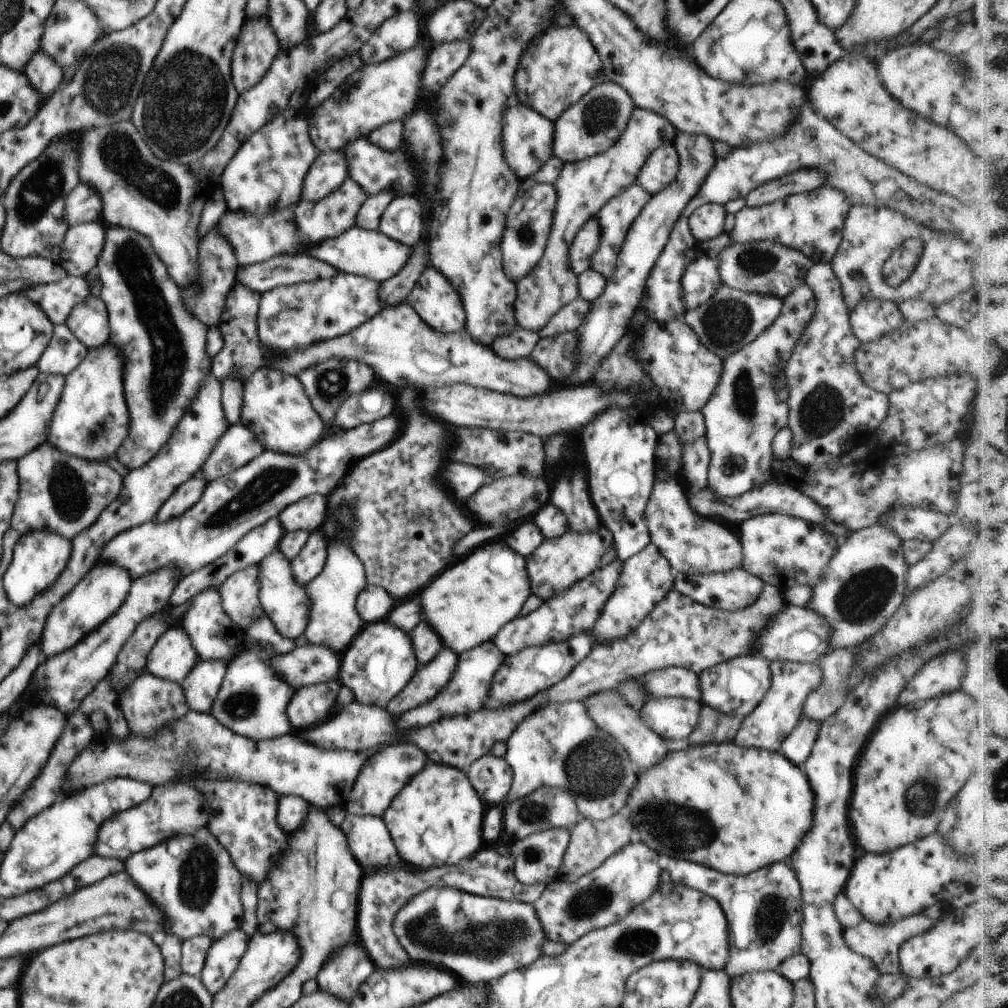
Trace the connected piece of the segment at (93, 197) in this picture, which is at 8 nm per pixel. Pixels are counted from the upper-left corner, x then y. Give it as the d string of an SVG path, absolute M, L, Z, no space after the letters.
M78 183L66 197L65 217L69 226L100 220L101 198L94 187Z

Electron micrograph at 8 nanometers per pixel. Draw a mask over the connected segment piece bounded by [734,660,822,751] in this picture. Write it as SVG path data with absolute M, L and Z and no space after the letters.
M770 661L771 685L758 706L743 719L734 742L738 746L754 746L778 751L782 741L796 728L801 718L801 710L808 695L822 680L822 671L816 663L792 661Z

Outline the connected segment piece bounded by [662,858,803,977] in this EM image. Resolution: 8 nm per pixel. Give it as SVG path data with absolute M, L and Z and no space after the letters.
M675 858L663 859L662 863L676 885L702 891L721 904L729 924L729 959L724 971L730 977L776 971L784 959L801 952L803 898L801 884L790 864L778 861L745 875L727 875Z

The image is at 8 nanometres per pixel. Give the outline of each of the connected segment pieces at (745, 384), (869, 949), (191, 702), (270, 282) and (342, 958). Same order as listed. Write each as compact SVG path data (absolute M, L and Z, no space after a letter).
M806 284L798 286L788 296L785 296L782 310L776 320L758 338L724 359L722 380L720 380L714 396L701 410L705 420L707 445L711 452L707 470L707 486L719 497L739 497L751 488L768 482L773 457L772 441L778 431L786 427L789 421L787 400L790 387L785 366L793 355L794 347L799 341L798 338L803 335L816 311L817 300L812 289Z
M924 914L909 916L893 925L875 925L865 919L860 921L856 928L843 930L846 946L864 958L870 959L881 974L900 975L904 974L899 961L899 948L902 943L909 941L913 936L921 935L937 925L937 920L929 918Z
M198 660L181 682L190 711L209 713L230 661Z
M284 254L261 263L240 266L236 281L262 294L274 287L329 279L339 272L335 266L314 257Z
M350 942L322 965L315 978L318 990L350 1004L358 987L374 972L372 964L360 942Z

